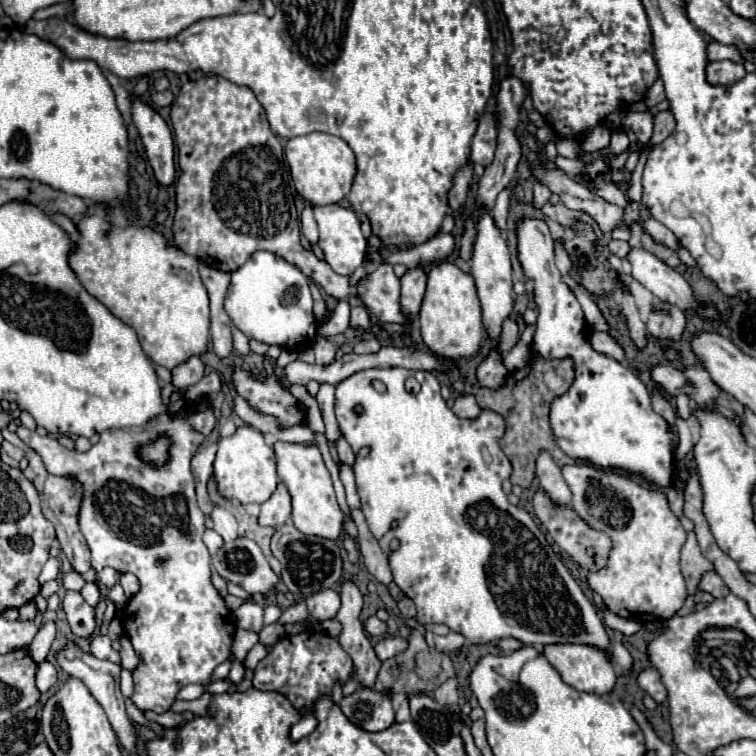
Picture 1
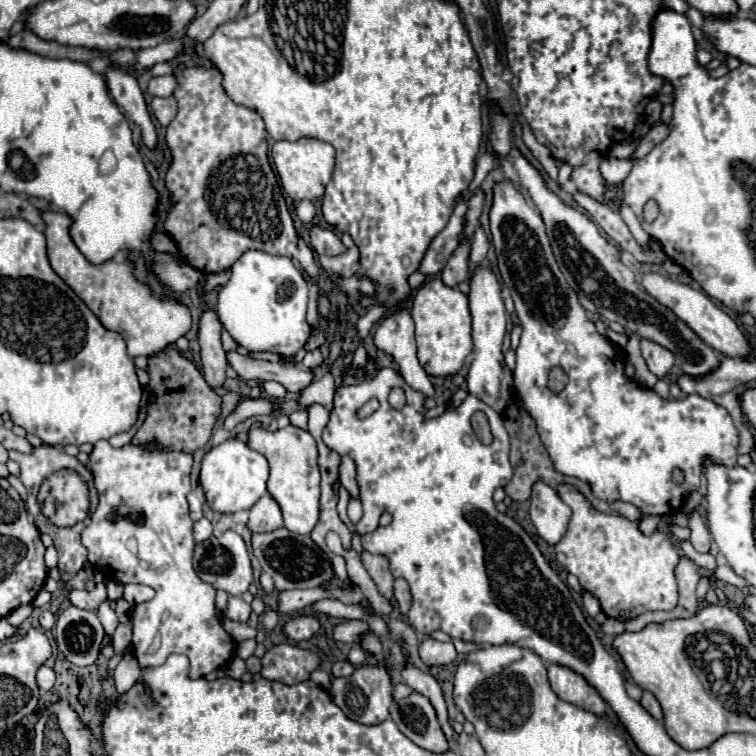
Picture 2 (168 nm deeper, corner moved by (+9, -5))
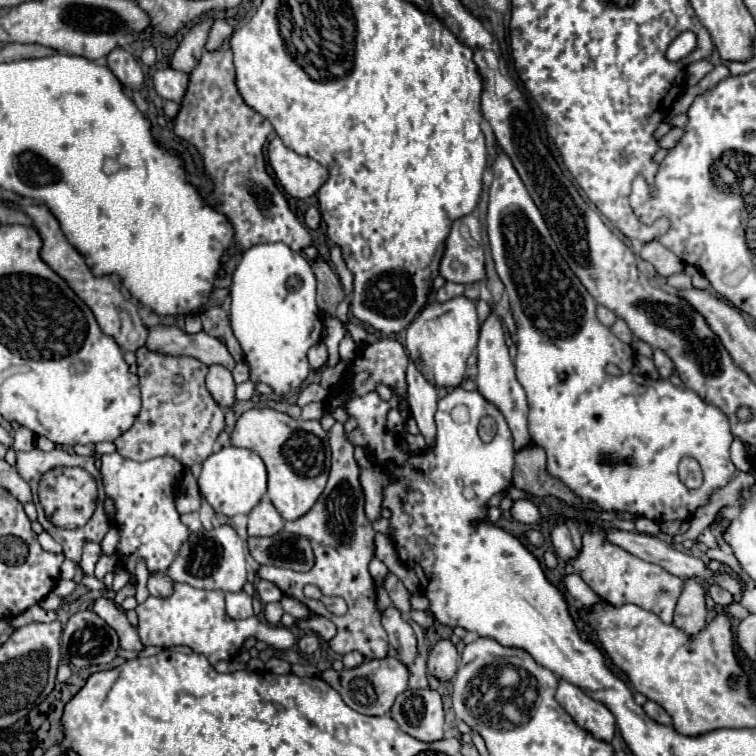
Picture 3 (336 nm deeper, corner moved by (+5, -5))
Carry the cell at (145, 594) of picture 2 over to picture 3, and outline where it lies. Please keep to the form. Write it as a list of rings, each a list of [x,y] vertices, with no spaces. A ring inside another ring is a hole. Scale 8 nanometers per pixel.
[[[152,572],[150,578],[148,578],[148,590],[150,590],[152,596],[166,598],[174,592],[174,584],[164,572]]]

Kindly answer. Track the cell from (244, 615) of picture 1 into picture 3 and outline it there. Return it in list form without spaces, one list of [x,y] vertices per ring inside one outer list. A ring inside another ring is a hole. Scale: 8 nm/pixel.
[[[240,590],[240,592],[228,592],[226,594],[226,612],[230,618],[238,620],[238,618],[250,618],[252,612],[252,598]]]

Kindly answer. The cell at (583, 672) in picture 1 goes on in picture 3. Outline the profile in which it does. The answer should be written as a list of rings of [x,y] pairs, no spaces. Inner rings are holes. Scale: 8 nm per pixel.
[[[560,680],[556,700],[562,704],[562,708],[566,708],[566,712],[580,728],[586,728],[586,732],[590,732],[598,740],[612,742],[616,722],[612,712],[602,702],[588,698],[578,686],[572,686],[566,680]]]

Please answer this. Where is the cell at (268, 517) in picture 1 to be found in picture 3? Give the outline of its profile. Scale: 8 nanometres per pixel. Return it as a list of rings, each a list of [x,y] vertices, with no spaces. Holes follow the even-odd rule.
[[[262,498],[260,504],[248,514],[248,536],[274,536],[282,528],[284,520],[268,498]]]

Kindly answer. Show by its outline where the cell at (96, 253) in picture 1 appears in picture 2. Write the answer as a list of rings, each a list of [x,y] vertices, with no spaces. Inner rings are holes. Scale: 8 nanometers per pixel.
[[[44,212],[46,222],[46,240],[48,240],[48,258],[52,264],[52,270],[76,292],[78,298],[98,316],[102,316],[104,328],[112,328],[120,332],[126,340],[128,354],[132,358],[136,356],[158,356],[158,352],[164,352],[170,344],[174,344],[178,338],[186,336],[192,328],[192,314],[190,308],[174,298],[164,298],[154,294],[148,284],[140,282],[134,276],[134,264],[130,260],[126,262],[114,262],[106,260],[102,264],[90,264],[78,246],[74,244],[70,236],[72,218],[62,212]]]

